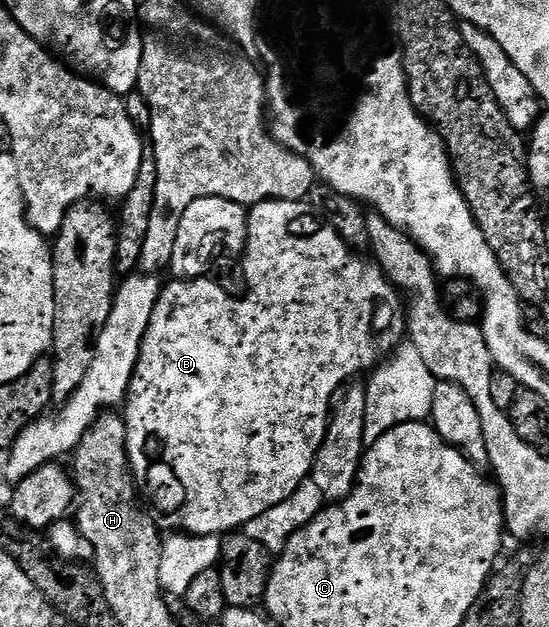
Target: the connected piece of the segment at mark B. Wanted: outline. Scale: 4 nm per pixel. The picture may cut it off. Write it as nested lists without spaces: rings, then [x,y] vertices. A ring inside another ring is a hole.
[[[269,199],[254,204],[249,208],[248,215],[254,222],[251,222],[248,229],[246,250],[240,259],[248,289],[246,296],[243,299],[233,299],[220,284],[213,283],[210,277],[170,281],[170,284],[167,282],[152,309],[152,321],[148,321],[148,333],[144,333],[138,364],[130,382],[130,391],[126,394],[126,444],[130,467],[134,470],[134,481],[138,484],[141,498],[153,508],[156,515],[158,510],[157,518],[161,526],[170,527],[166,529],[173,529],[178,533],[222,537],[245,528],[248,521],[260,517],[260,513],[272,509],[272,505],[280,505],[280,501],[289,497],[311,474],[314,458],[326,436],[332,404],[343,390],[342,383],[349,384],[349,379],[361,371],[374,371],[394,351],[396,345],[403,342],[407,334],[403,296],[387,279],[382,268],[373,261],[365,263],[358,256],[361,254],[344,242],[333,225],[326,222],[309,202]],[[268,300],[274,301],[273,307],[267,305]]]

